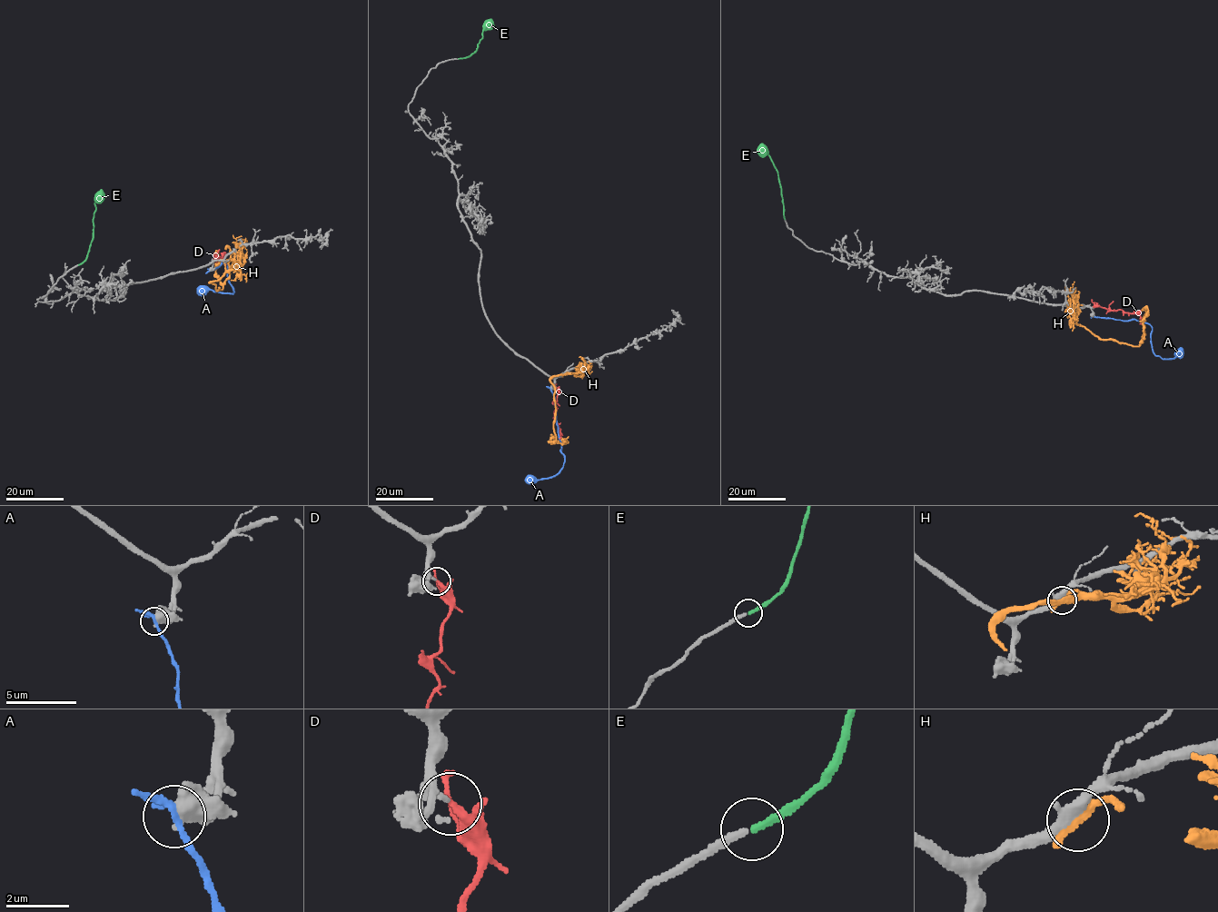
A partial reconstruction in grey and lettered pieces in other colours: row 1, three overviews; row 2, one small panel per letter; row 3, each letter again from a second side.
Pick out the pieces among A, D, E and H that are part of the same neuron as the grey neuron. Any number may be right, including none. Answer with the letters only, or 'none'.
D, E

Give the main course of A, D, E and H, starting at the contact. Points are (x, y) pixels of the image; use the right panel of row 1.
A: (1094, 315), (1148, 323), (1152, 327), (1150, 340), (1156, 355), (1170, 359), (1180, 354)
D: (1093, 306), (1137, 313), (1142, 319), (1140, 324)
E: (785, 218), (777, 172), (767, 148), (760, 143)
H: (1080, 304), (1076, 323), (1101, 340), (1133, 346), (1139, 345), (1144, 337), (1143, 320), (1148, 309), (1144, 308)

